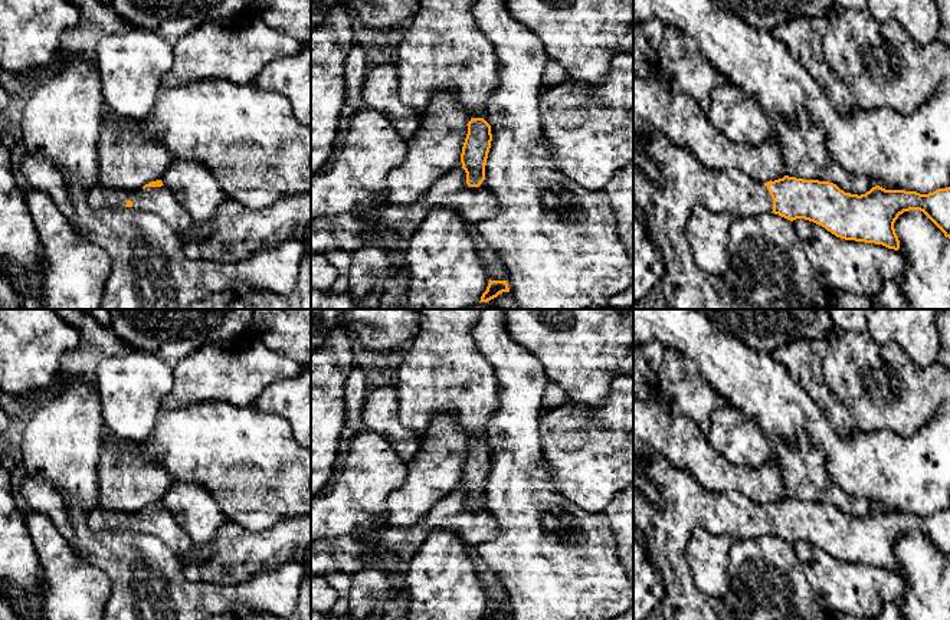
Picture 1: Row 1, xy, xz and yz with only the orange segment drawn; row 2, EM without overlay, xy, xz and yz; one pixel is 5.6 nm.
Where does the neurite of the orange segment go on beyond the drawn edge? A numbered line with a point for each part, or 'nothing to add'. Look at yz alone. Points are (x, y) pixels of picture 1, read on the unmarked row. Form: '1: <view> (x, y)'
1: yz (665, 530)

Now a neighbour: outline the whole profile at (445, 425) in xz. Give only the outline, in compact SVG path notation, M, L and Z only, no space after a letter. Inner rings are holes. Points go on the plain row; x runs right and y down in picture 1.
M448 411L430 419L428 433L407 463L404 485L387 498L384 522L350 535L374 541L376 534L386 528L410 528L461 483L466 446L472 440Z

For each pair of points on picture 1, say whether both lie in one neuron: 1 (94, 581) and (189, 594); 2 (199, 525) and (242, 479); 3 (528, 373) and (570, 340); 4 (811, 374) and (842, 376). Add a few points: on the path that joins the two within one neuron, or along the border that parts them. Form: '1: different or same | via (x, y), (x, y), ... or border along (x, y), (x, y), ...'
1: different | border along (87, 560), (108, 579), (107, 604)
2: different | border along (193, 482), (210, 494), (228, 518)
3: different | border along (514, 341), (539, 360), (549, 381)
4: different | border along (826, 341), (822, 376), (834, 394)

